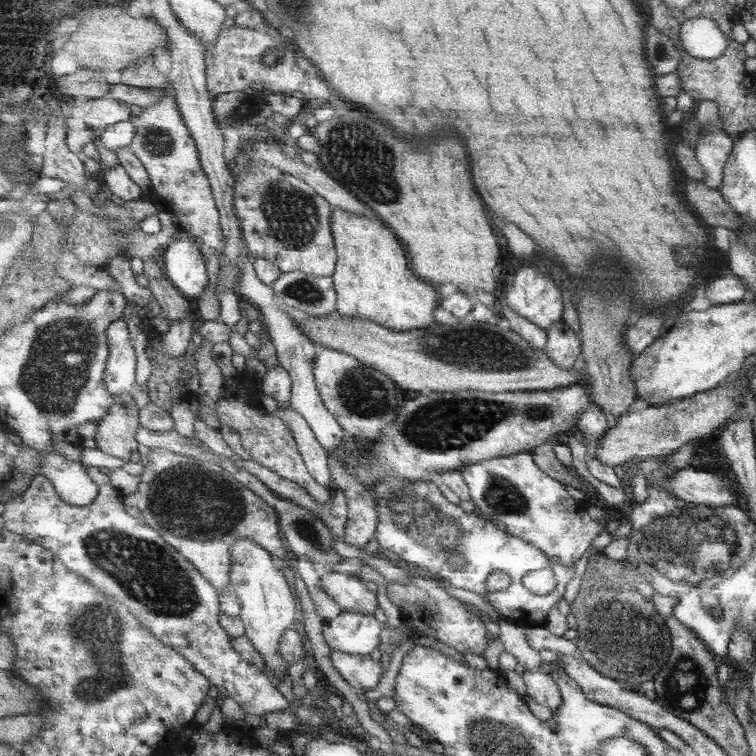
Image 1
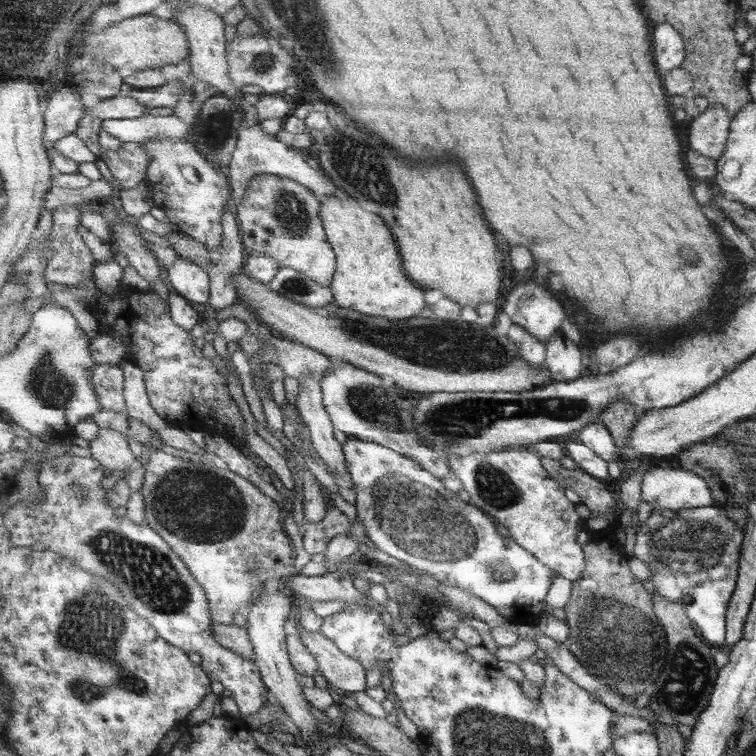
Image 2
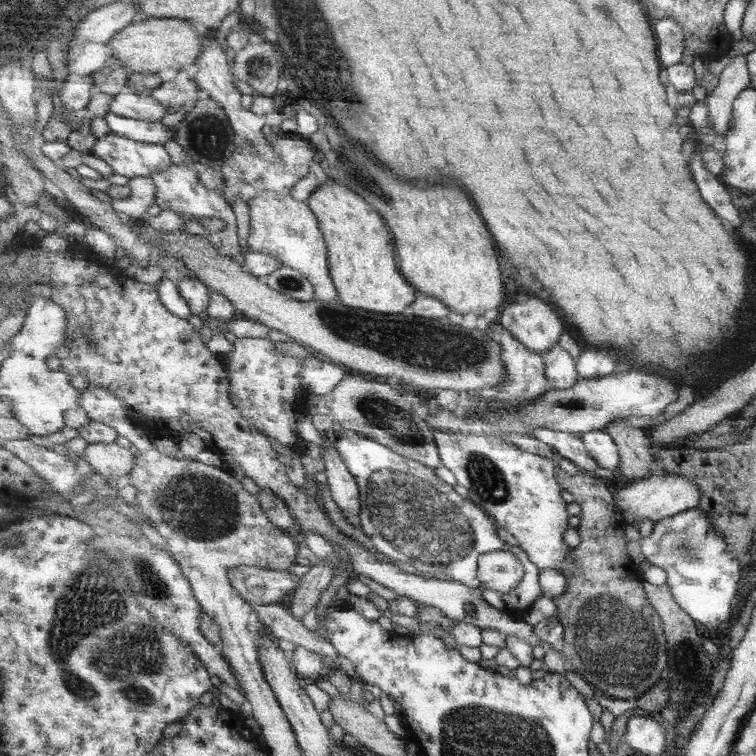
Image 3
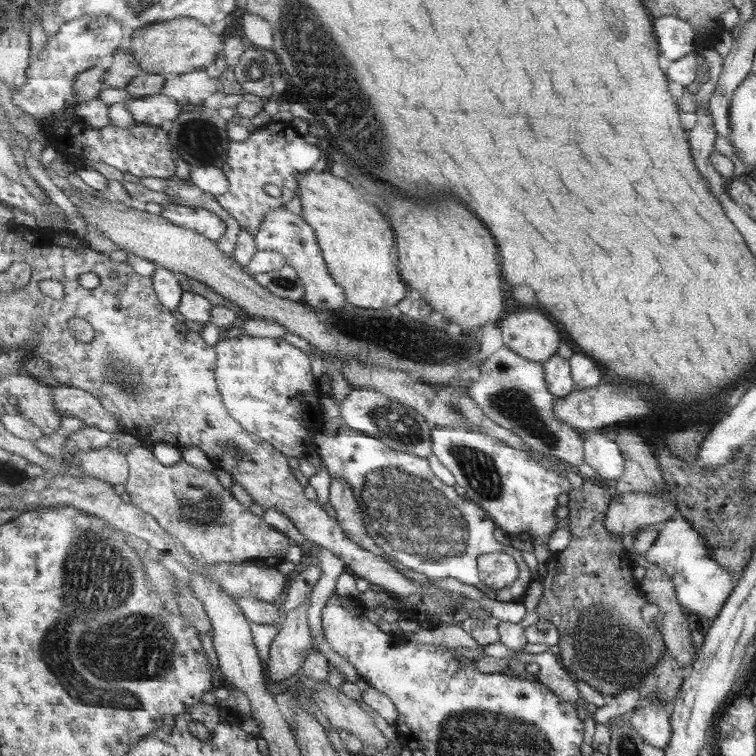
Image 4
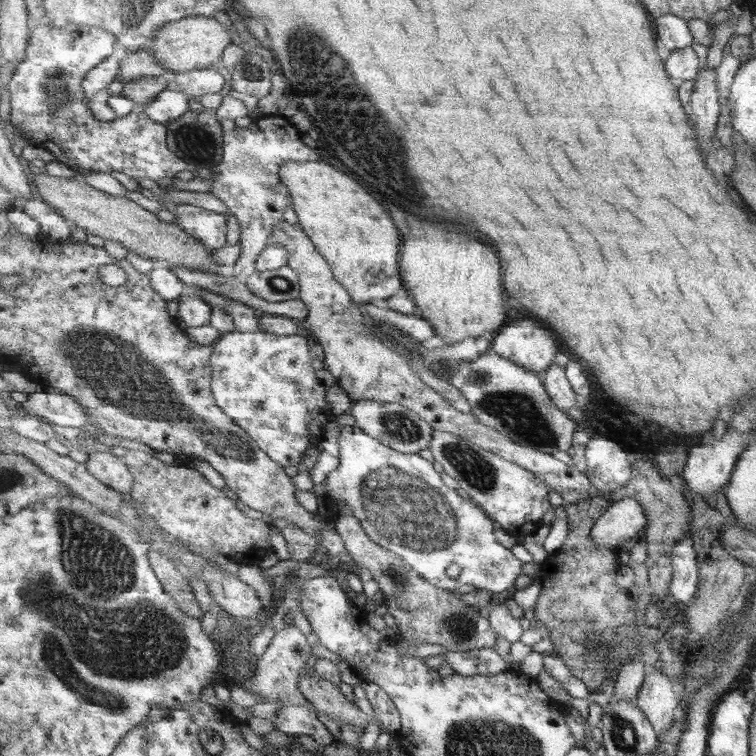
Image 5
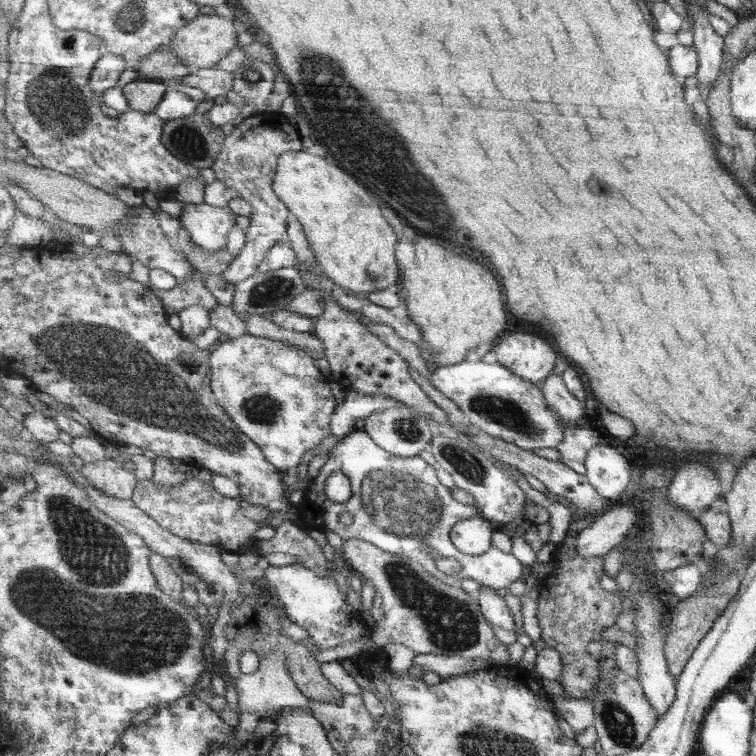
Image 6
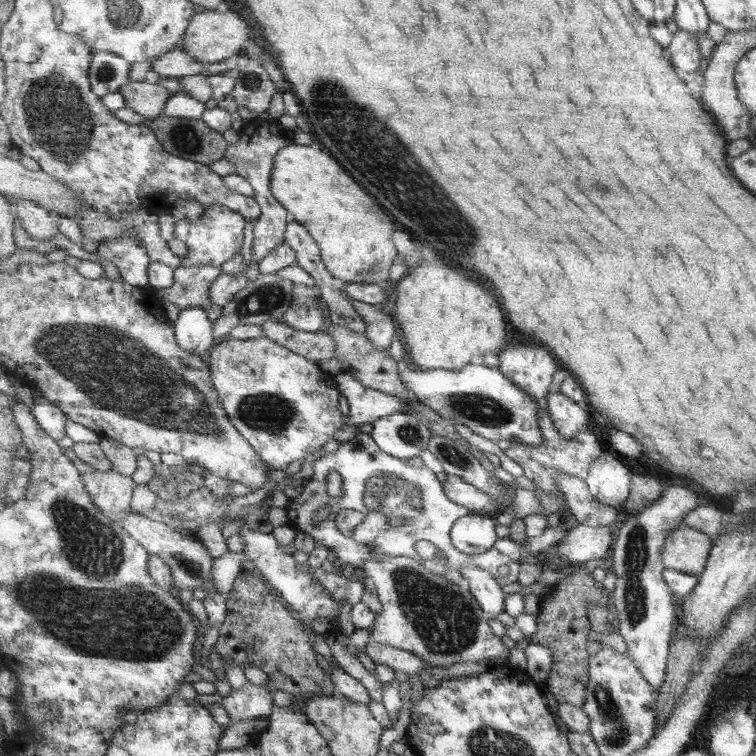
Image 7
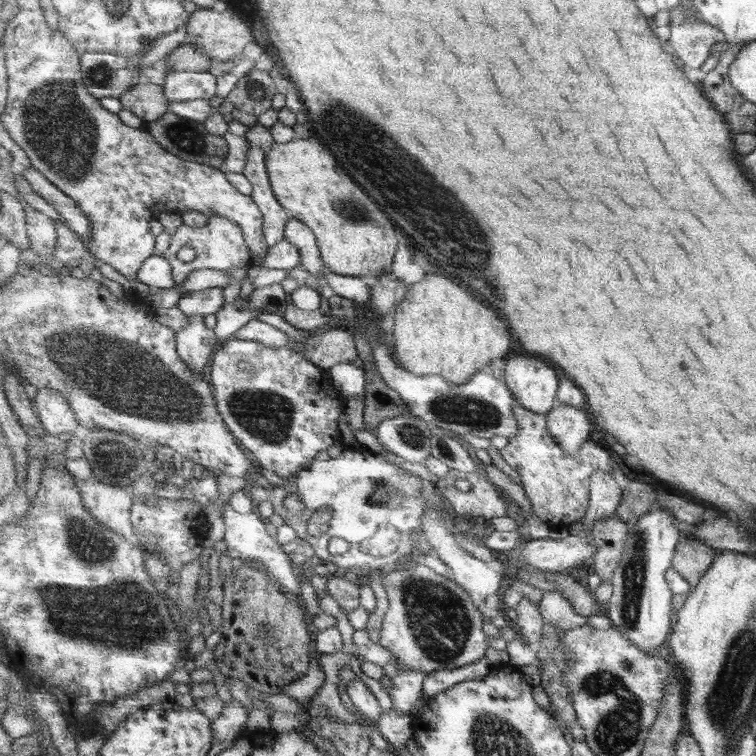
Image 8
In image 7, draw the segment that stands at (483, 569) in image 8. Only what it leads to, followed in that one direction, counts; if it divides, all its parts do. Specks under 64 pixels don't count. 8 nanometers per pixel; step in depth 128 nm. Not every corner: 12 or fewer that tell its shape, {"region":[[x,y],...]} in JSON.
{"region":[[460,569],[465,585],[492,618],[506,612],[505,592],[491,572]]}

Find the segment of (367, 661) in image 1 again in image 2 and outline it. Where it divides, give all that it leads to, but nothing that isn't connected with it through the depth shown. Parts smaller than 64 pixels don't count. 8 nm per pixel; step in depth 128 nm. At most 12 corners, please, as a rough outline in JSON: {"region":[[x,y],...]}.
{"region":[[299,626],[328,684],[367,690],[367,669],[331,638]]}

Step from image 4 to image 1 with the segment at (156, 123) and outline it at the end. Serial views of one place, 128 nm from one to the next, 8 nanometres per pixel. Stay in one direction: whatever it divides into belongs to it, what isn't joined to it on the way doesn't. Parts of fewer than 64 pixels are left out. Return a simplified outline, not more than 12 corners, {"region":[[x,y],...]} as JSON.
{"region":[[111,98],[70,109],[92,129],[131,118],[129,104]]}

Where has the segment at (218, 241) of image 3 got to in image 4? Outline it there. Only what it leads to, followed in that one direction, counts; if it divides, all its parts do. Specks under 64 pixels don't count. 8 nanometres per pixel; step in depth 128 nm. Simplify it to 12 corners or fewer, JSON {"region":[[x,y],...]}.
{"region":[[171,177],[165,191],[178,205],[205,208],[226,221],[218,245],[233,257],[239,221],[219,204],[214,194],[189,180]]}

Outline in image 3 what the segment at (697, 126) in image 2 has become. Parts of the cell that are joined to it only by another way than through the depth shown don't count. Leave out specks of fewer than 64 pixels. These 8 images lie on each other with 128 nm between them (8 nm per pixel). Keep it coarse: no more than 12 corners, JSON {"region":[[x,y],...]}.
{"region":[[747,54],[730,58],[705,98],[713,130],[725,137],[735,100],[752,87]]}

